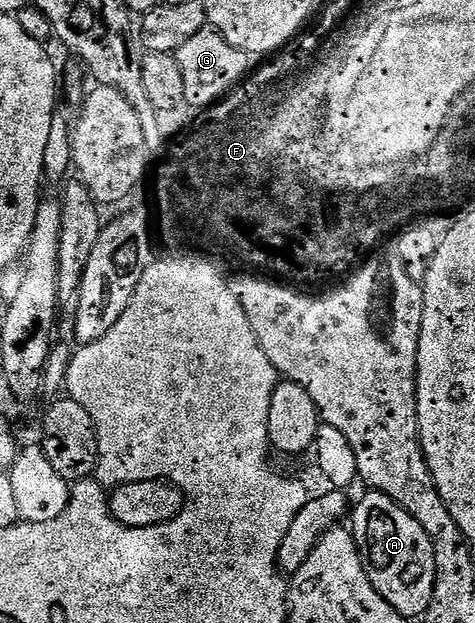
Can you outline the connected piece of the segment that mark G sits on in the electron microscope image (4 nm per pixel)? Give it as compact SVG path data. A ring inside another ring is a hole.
M205 28L191 40L186 40L186 44L176 50L175 56L178 69L182 71L184 101L189 107L192 105L199 108L214 106L221 98L232 93L248 77L254 62L253 55L247 54L242 48L234 48L230 40L211 28Z

